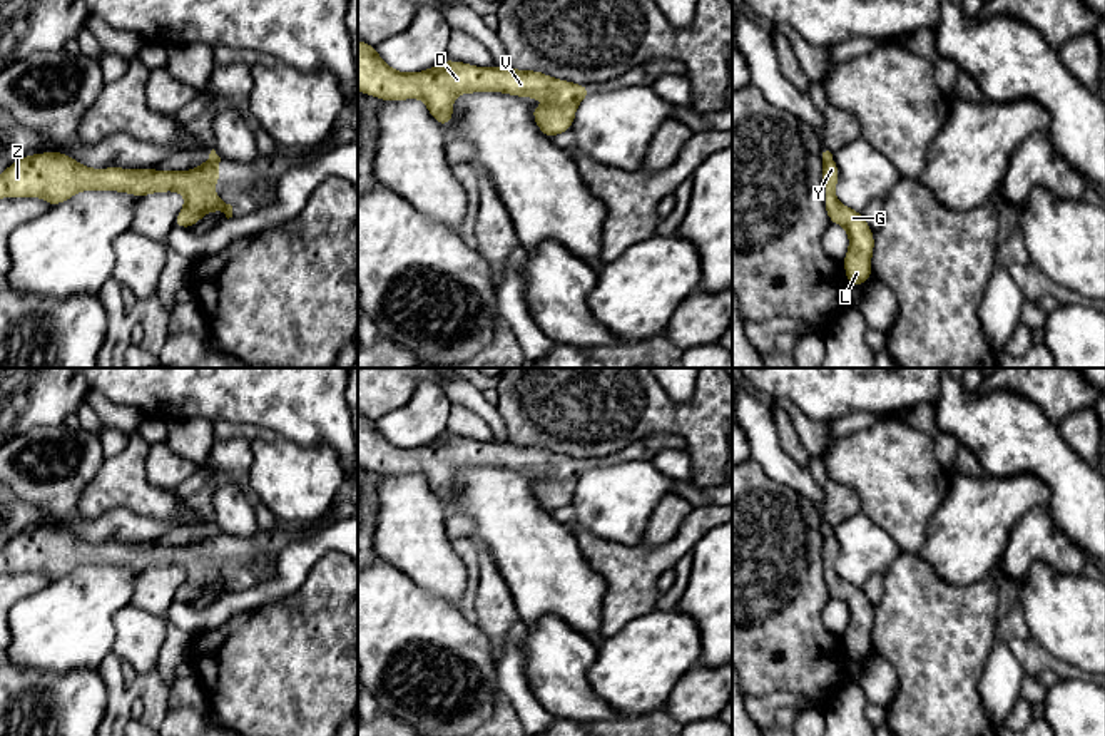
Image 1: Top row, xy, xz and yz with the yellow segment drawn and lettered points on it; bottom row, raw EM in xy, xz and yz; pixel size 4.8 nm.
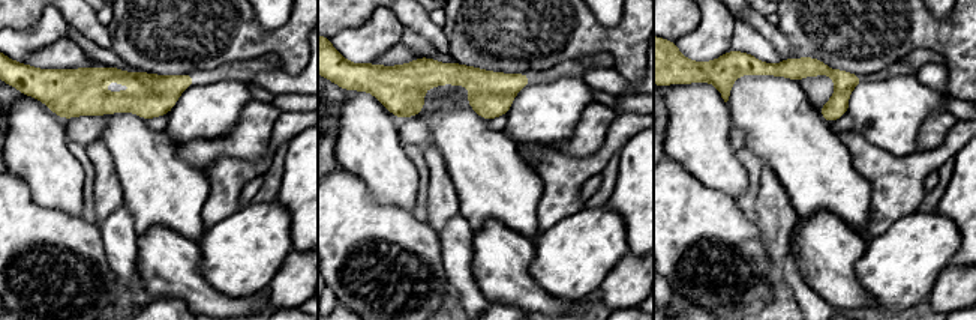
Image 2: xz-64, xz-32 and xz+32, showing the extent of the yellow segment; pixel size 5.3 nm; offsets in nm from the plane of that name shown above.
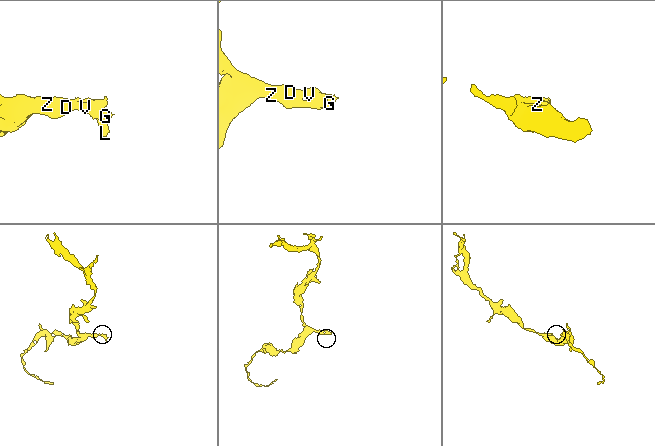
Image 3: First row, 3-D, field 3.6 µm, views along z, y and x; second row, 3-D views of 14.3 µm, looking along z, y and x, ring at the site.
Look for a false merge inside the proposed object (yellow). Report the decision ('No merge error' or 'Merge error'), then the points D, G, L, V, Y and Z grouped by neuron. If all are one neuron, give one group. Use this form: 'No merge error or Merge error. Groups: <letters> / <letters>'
No merge error. Groups: D G L V Y Z

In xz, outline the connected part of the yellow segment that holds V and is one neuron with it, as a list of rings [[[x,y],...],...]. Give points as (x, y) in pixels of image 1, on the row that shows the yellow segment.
[[[358,40],[358,90],[379,100],[420,99],[443,127],[451,122],[453,102],[460,94],[502,92],[548,99],[545,107],[532,105],[532,115],[540,132],[550,139],[572,129],[578,104],[592,94],[582,84],[508,65],[490,69],[441,60],[428,70],[398,72],[373,45],[361,40]]]

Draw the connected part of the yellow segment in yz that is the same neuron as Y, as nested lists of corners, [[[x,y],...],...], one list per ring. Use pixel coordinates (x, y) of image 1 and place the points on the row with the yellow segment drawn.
[[[829,151],[822,152],[822,184],[827,187],[824,192],[824,204],[827,217],[833,224],[839,224],[848,231],[849,249],[843,259],[843,266],[848,276],[848,283],[859,288],[868,278],[873,276],[871,258],[874,249],[874,234],[869,229],[863,212],[853,211],[851,207],[841,204],[836,197],[834,187],[839,182],[839,169]]]

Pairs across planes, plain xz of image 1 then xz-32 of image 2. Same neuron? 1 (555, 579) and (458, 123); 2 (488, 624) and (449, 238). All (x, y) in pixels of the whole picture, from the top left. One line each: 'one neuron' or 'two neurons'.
1: one neuron
2: two neurons

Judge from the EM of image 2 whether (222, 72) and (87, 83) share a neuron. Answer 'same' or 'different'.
same

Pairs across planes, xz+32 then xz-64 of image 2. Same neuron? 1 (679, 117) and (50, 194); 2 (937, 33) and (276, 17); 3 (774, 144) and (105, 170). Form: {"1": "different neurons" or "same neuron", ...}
{"1": "same neuron", "2": "different neurons", "3": "different neurons"}

